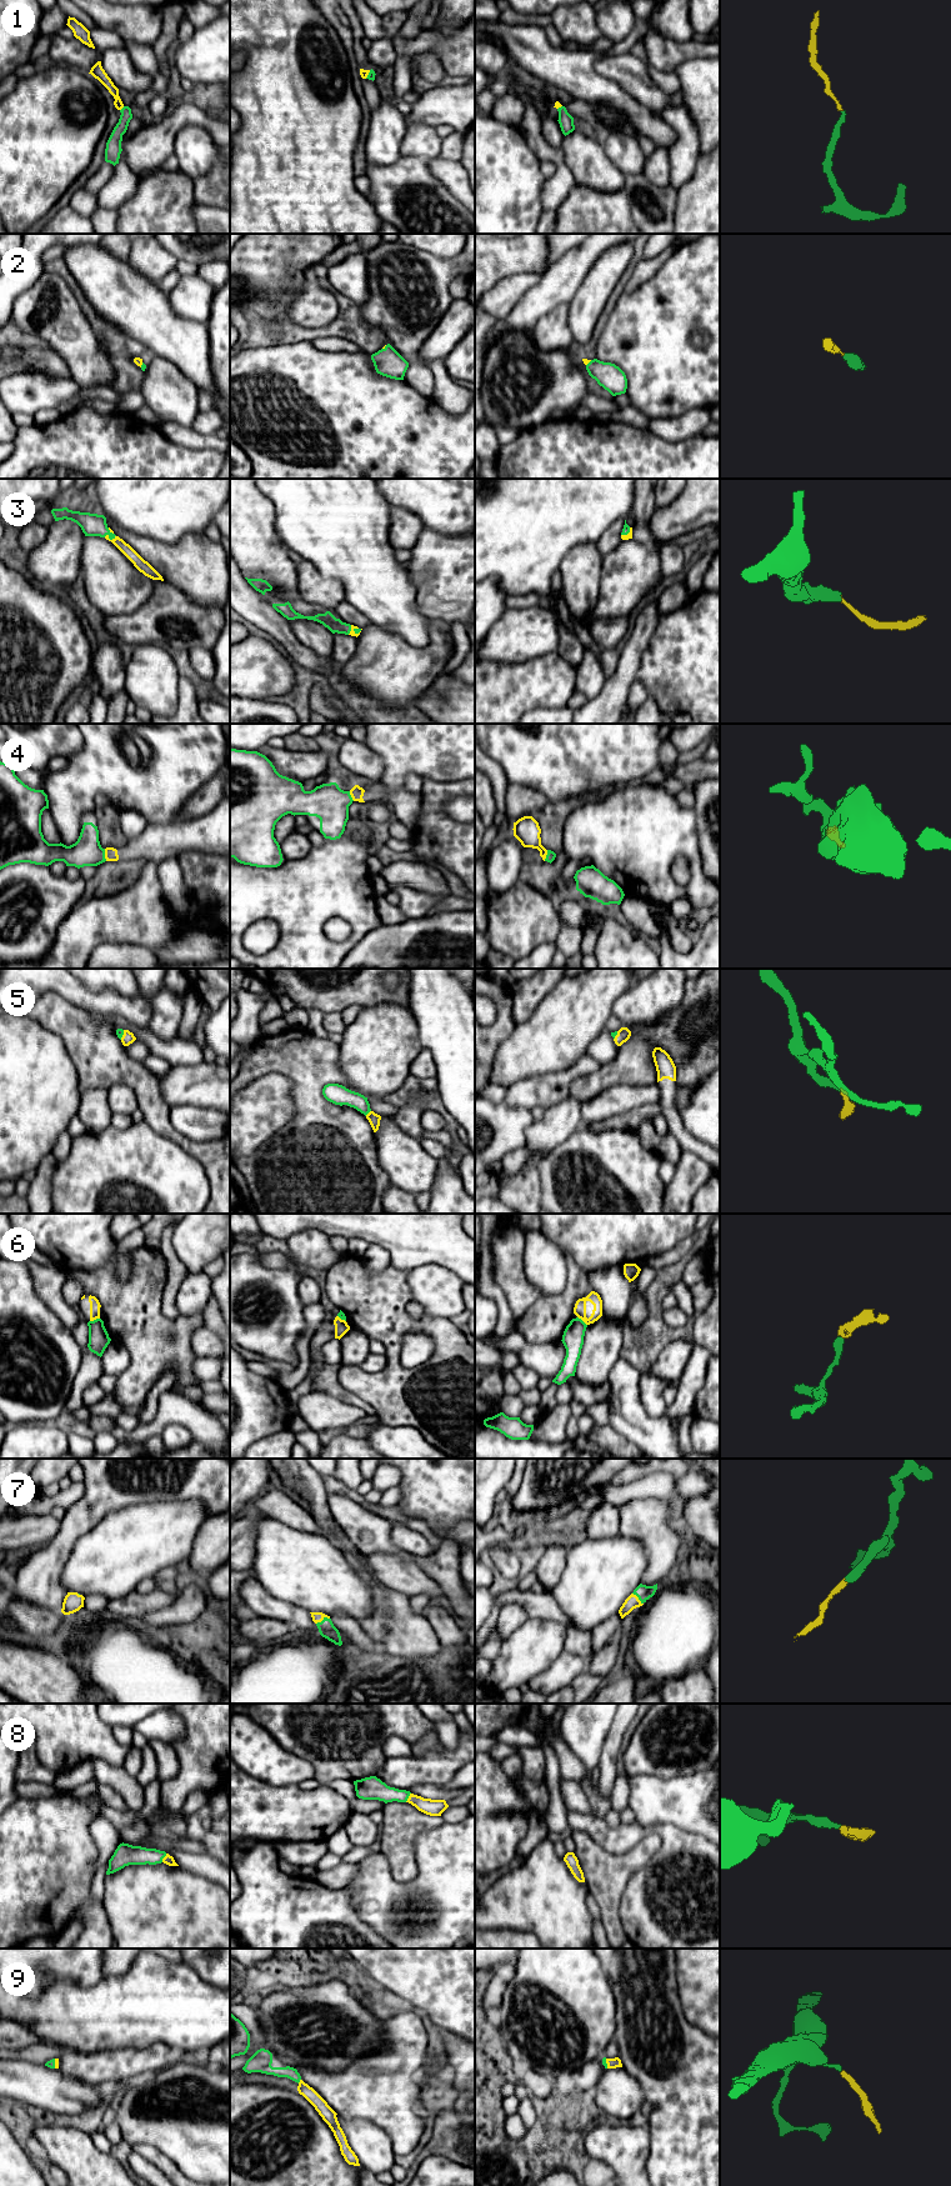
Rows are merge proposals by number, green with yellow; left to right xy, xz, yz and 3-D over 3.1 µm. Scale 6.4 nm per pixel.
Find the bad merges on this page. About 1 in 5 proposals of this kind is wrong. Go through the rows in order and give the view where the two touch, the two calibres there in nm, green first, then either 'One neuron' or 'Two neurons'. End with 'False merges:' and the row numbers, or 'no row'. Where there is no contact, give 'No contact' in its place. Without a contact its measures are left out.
1: Touches green in xy. Thickness 100 nm (green) against 70 nm. One neuron
2: Touches green in xz. Thickness 180 nm (green) against 20 nm. One neuron
3: Touches green in xy. Thickness 140 nm (green) against 80 nm. One neuron
4: Touches green in xy. Thickness 190 nm (green) against 80 nm. One neuron
5: Touches green in xz. Thickness 130 nm (green) against 80 nm. One neuron
6: Touches green in xy. Thickness 130 nm (green) against 70 nm. Two neurons
7: Touches green in xz. Thickness 110 nm (green) against 60 nm. One neuron
8: Touches green in xz. Thickness 150 nm (green) against 110 nm. One neuron
9: Touches green in xz. Thickness 100 nm (green) against 90 nm. One neuron
False merges: 6

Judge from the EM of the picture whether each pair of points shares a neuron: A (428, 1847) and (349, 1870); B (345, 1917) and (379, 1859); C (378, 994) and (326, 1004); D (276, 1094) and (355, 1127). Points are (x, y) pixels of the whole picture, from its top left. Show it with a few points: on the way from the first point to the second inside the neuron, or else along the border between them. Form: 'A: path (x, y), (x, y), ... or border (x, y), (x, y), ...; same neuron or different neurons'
A: border (359, 1864), (353, 1879), (344, 1887); different neurons
B: border (345, 1887), (358, 1916), (371, 1927); different neurons
C: path (365, 994), (339, 994); same neuron
D: border (283, 1074), (293, 1084), (294, 1116), (280, 1127); different neurons

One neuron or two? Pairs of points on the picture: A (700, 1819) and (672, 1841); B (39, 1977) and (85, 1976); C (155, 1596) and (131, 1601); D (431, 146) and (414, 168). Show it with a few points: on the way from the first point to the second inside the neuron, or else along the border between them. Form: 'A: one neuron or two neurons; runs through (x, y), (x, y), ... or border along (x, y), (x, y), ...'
A: two neurons; border along (657, 1824), (672, 1824), (697, 1832), (706, 1839)
B: one neuron; runs through (50, 1970), (74, 1970)
C: one neuron; runs through (149, 1601), (138, 1601)
D: two neurons; border along (403, 155), (416, 155), (428, 160)

